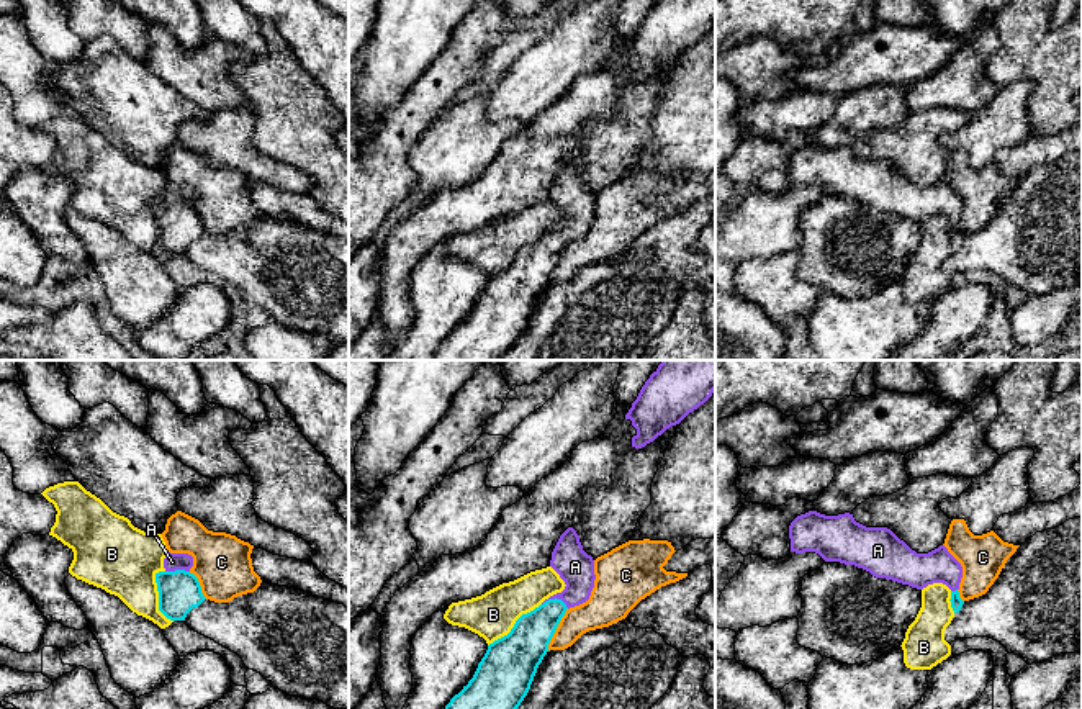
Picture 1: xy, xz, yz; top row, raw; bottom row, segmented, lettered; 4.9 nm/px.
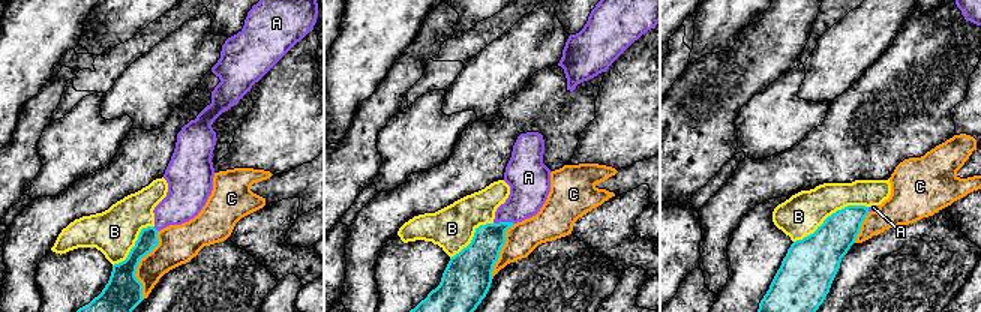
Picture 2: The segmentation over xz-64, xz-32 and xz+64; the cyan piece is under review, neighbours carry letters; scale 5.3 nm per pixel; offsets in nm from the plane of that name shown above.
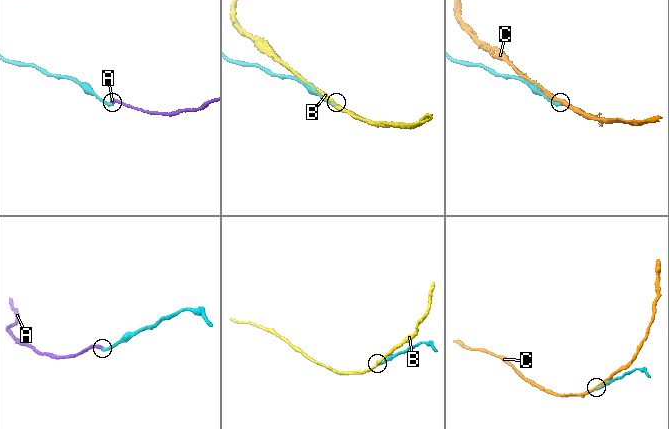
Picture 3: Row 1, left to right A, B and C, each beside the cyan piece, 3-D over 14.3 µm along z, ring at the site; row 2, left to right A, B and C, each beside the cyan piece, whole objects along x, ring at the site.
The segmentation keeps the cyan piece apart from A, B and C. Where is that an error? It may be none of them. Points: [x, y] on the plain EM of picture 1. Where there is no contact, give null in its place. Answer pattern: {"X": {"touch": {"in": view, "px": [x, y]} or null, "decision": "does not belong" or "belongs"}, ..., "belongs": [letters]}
{"A": {"touch": {"in": "xz", "px": [555, 231]}, "decision": "belongs"}, "B": {"touch": {"in": "xy", "px": [159, 230]}, "decision": "does not belong"}, "C": {"touch": {"in": "xz", "px": [555, 262]}, "decision": "does not belong"}, "belongs": ["A"]}

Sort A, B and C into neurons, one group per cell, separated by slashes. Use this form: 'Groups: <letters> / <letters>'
Groups: A / B / C

